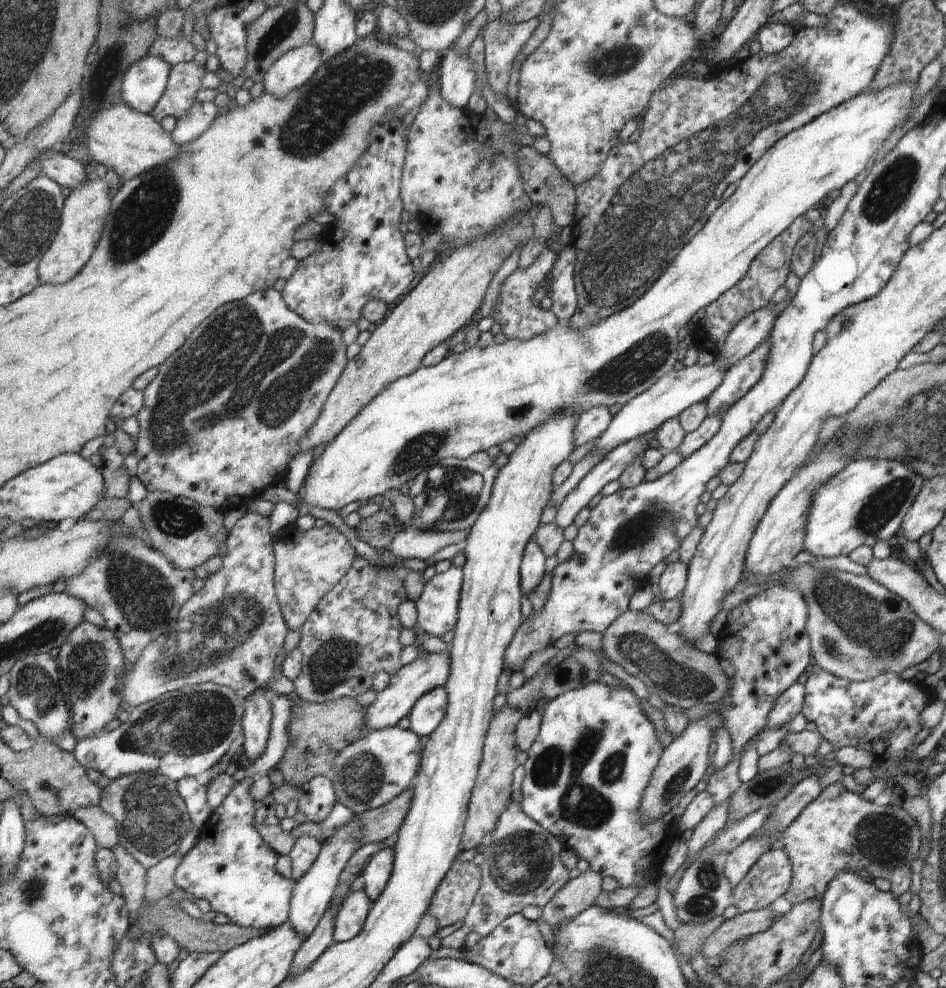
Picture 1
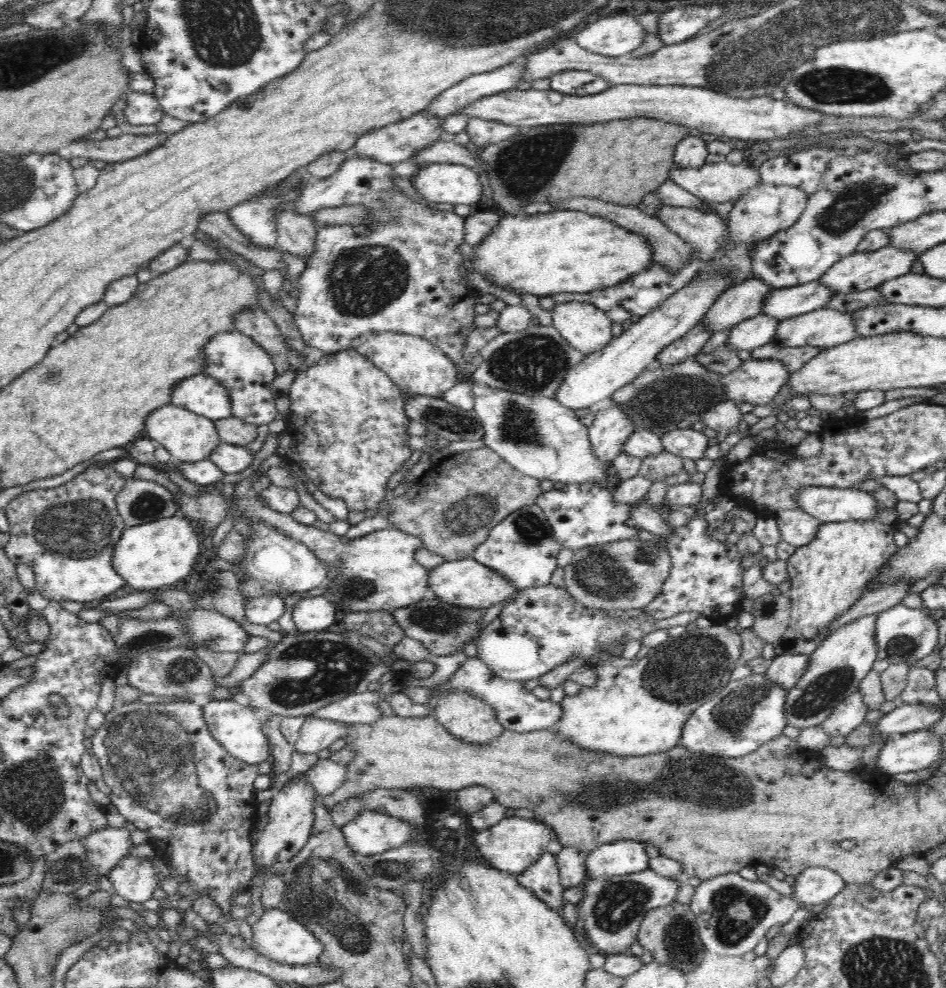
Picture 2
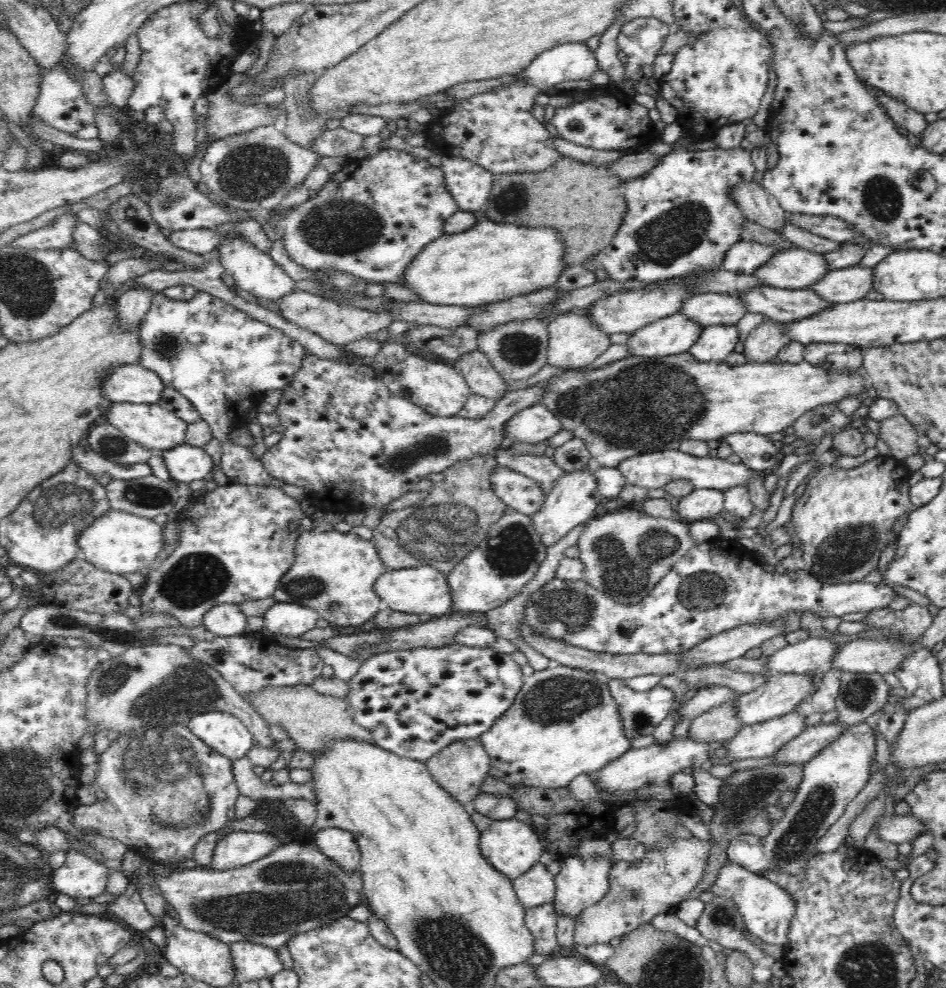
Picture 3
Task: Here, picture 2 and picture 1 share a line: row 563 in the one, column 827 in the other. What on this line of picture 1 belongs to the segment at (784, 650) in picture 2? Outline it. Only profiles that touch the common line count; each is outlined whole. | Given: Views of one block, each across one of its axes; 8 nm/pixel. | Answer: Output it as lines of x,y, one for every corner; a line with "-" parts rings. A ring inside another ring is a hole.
841,782
826,787
820,796
813,800
796,817
796,820
784,829
784,836
778,840
777,846
784,850
792,864
792,882
784,895
790,904
797,905
816,898
822,900
828,883
842,870
866,870
873,878
886,878
890,882
892,896
898,899
912,886
912,862
920,856
920,836
918,821
900,806
893,807
885,803
876,804
863,798
860,793
853,793
842,786

